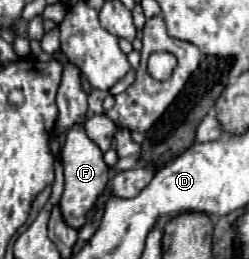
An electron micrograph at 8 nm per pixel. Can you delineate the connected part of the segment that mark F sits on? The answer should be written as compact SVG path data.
M78 122L72 126L66 134L66 142L62 146L62 160L64 160L64 194L60 198L60 210L66 220L66 224L80 228L86 224L86 214L94 208L96 198L104 190L108 182L108 166L102 158L102 150L88 138L84 130L84 122Z

